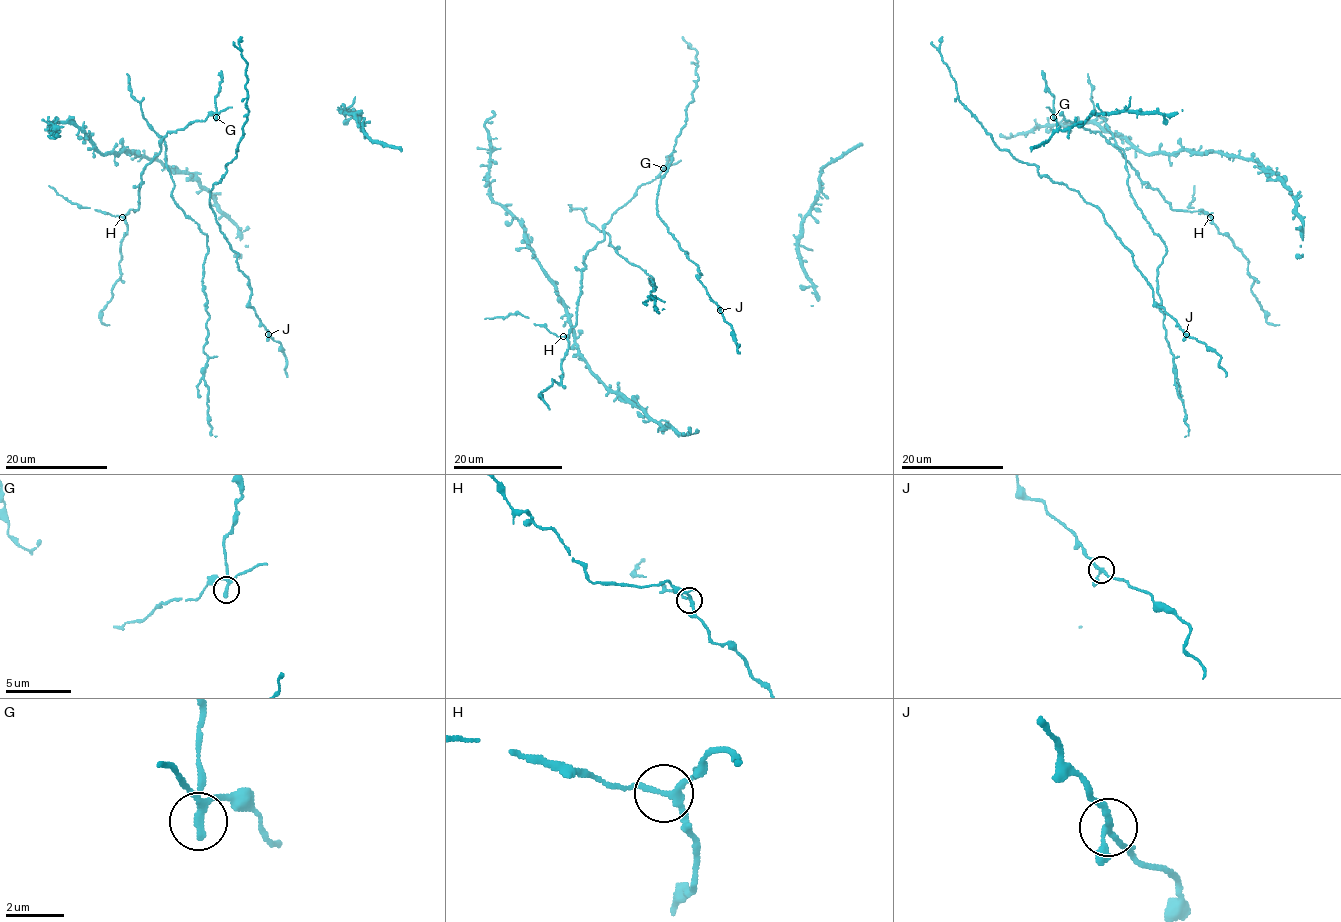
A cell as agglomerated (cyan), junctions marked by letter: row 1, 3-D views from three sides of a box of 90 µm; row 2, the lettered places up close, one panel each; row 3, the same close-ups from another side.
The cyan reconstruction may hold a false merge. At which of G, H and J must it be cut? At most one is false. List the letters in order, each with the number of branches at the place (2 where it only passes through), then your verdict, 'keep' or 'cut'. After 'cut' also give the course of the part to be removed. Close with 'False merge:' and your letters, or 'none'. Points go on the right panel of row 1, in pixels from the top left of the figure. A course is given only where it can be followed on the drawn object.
G: 3 branches meet; cut; foreign part runs (1053, 117), (1053, 97), (1042, 70)
H: 3 branches meet; keep
J: 3 branches meet; keep
False merge: G

